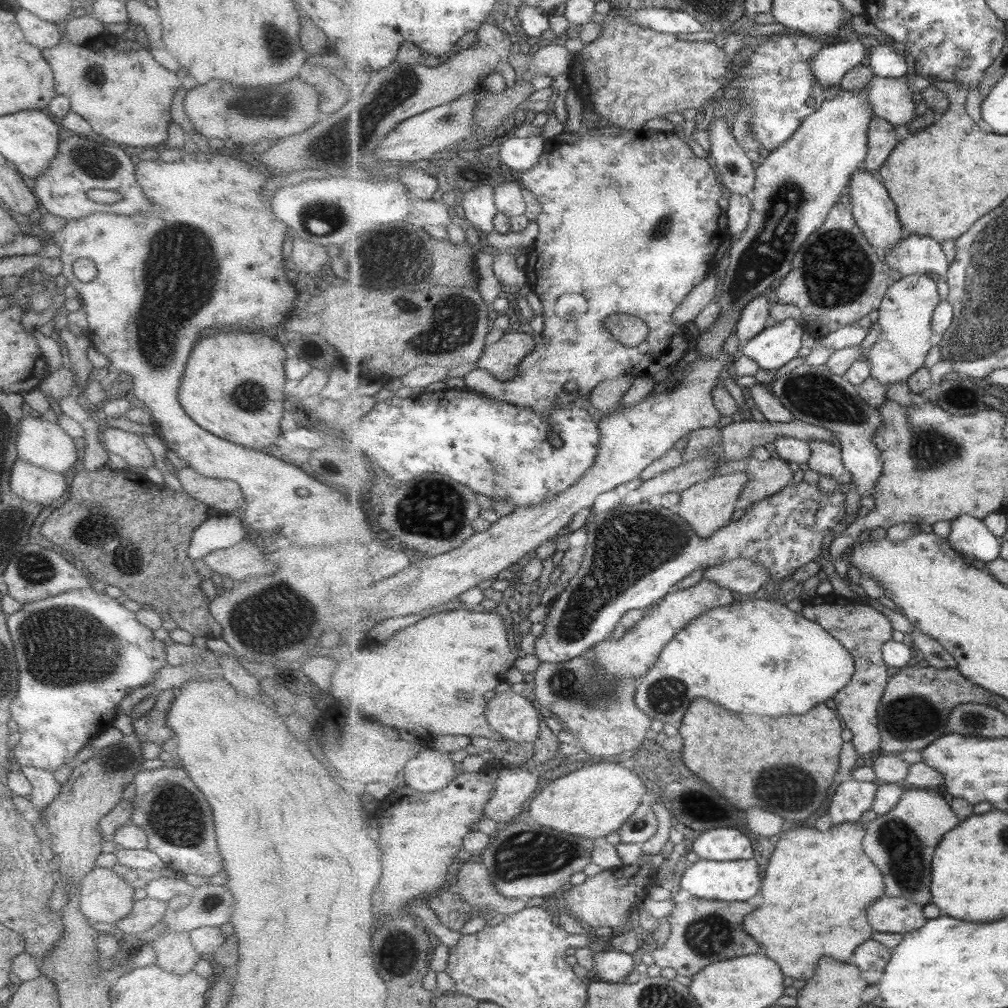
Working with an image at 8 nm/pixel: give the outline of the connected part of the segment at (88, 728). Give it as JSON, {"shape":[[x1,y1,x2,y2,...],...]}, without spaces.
{"shape":[[70,590,66,593,58,594,40,601,24,603,18,612,14,612,8,616,7,626,15,648,18,666,20,666,19,690,16,694,16,698,14,698,14,701,10,704,9,710,11,712,11,719,17,722,19,726,17,731,19,731,20,734,20,742,11,749,11,753,21,767,36,766,54,772,61,766,64,766,64,764,70,763,74,765,77,763,75,760,76,754,87,745,88,740,112,726,117,715,120,713,118,709,124,696,127,696,134,688,150,684,159,670,166,665,166,644,154,638,154,632,138,622,135,612,124,607,122,600,116,602,114,598,104,596,104,594,98,594,98,592,94,592,94,590]]}

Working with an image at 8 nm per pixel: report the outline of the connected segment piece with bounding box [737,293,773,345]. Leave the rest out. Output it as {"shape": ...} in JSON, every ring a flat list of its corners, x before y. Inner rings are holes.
{"shape":[[768,293,760,294,756,300,752,300,746,306,737,329,737,336,741,341,741,345,754,340,768,328,768,320,770,320,772,314,773,304,767,298,767,295]]}

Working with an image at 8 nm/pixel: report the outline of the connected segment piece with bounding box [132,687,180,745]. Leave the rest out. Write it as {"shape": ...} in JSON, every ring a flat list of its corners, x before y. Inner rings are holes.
{"shape":[[179,687,163,688,152,711,143,714,140,718,132,719,137,740,144,738,144,742,162,745,166,740,175,737,170,725,166,725,166,718,172,702,179,696,179,692]]}

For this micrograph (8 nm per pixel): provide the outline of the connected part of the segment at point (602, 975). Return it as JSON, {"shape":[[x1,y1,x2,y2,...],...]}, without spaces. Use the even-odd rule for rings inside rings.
{"shape":[[614,948,605,949,596,955,598,979,610,983,623,983,635,972,636,954,617,951]]}

